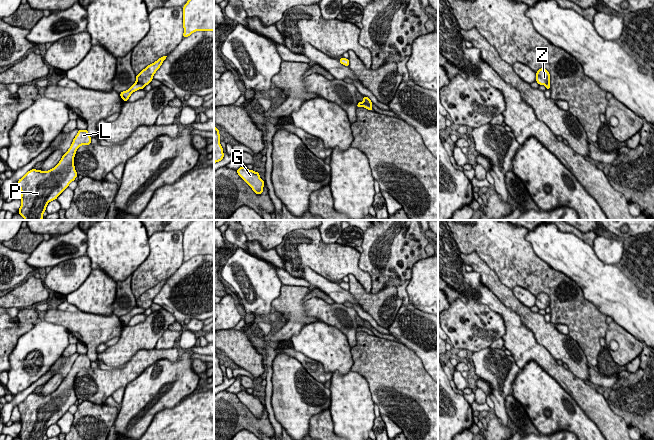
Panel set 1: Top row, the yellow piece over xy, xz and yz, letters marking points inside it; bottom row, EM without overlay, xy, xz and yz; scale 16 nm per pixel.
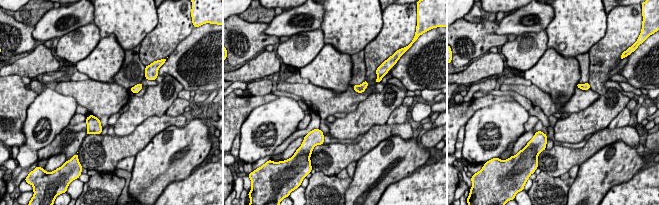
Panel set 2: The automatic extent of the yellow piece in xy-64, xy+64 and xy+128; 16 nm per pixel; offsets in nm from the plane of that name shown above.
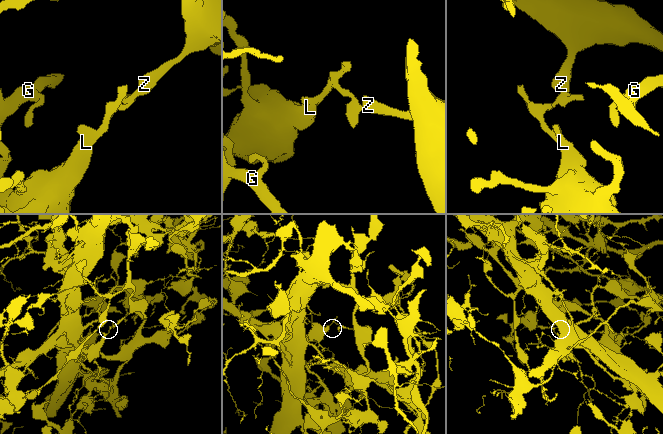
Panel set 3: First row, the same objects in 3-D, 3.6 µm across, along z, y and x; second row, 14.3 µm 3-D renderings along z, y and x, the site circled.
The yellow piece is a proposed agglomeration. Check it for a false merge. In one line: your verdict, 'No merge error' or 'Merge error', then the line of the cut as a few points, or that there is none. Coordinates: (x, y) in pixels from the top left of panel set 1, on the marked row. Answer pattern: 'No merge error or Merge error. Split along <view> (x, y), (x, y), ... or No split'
Merge error. Split along xy (136, 81), (145, 85)

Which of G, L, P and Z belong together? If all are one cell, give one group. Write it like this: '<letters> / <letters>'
G L P / Z

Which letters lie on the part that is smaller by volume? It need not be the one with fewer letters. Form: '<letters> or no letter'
Z

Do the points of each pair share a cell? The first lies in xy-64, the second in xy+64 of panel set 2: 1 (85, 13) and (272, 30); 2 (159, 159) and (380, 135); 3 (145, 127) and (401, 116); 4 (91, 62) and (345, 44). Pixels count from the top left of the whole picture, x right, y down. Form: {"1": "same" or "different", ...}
{"1": "same", "2": "different", "3": "different", "4": "different"}

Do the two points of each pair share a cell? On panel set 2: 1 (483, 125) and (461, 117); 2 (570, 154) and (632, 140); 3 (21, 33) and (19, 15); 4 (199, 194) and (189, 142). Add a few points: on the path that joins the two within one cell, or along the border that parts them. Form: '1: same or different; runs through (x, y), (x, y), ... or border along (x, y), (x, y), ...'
1: different; border along (487, 106), (479, 108), (464, 125)
2: same; runs through (585, 153), (600, 138), (617, 136)
3: different; border along (10, 14), (16, 20), (33, 26)
4: different; border along (193, 171), (187, 177), (172, 182)

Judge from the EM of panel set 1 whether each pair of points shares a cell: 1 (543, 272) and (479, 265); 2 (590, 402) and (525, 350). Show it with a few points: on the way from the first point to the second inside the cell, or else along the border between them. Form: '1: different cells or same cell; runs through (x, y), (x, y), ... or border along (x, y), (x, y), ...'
1: different cells; border along (469, 253), (475, 252), (504, 284)
2: same cell; runs through (574, 386), (541, 356)

